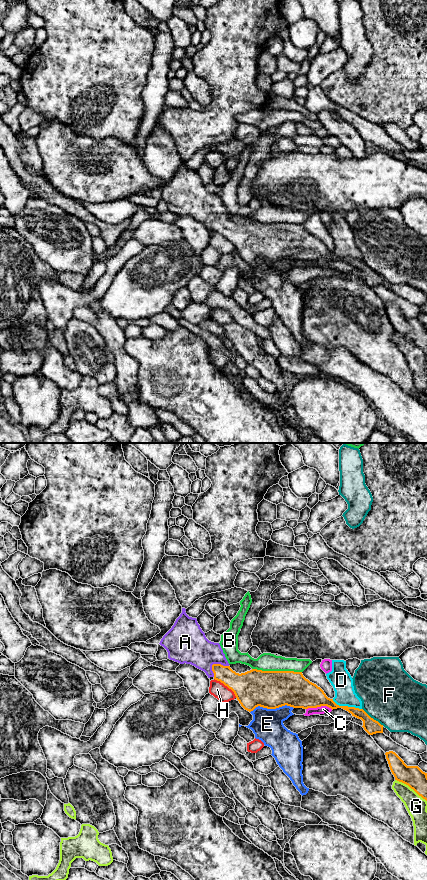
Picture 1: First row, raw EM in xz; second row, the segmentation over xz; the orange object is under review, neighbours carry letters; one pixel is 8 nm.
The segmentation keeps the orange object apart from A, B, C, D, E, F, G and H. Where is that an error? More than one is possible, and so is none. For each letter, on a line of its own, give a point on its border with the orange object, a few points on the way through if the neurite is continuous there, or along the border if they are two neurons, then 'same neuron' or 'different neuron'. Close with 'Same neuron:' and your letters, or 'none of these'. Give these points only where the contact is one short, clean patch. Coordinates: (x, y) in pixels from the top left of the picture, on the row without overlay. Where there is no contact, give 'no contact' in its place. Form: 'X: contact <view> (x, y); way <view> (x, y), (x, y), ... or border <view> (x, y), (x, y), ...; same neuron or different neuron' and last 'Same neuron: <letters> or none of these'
A: contact xz (214, 216); way xz (238, 235), (225, 227), (214, 216), (190, 197); same neuron
B: contact xz (277, 223); different neuron
C: contact xz (319, 258); border xz (306, 260), (328, 258), (332, 261); different neuron
D: contact xz (347, 258); border xz (332, 251), (339, 257), (354, 258), (361, 261); different neuron
E: contact xz (271, 260); different neuron
F: contact xz (372, 270); border xz (362, 260), (383, 277); different neuron
G: contact xz (411, 340); different neuron
H: contact xz (226, 237); border xz (214, 230), (226, 237), (236, 249); different neuron
Same neuron: A

